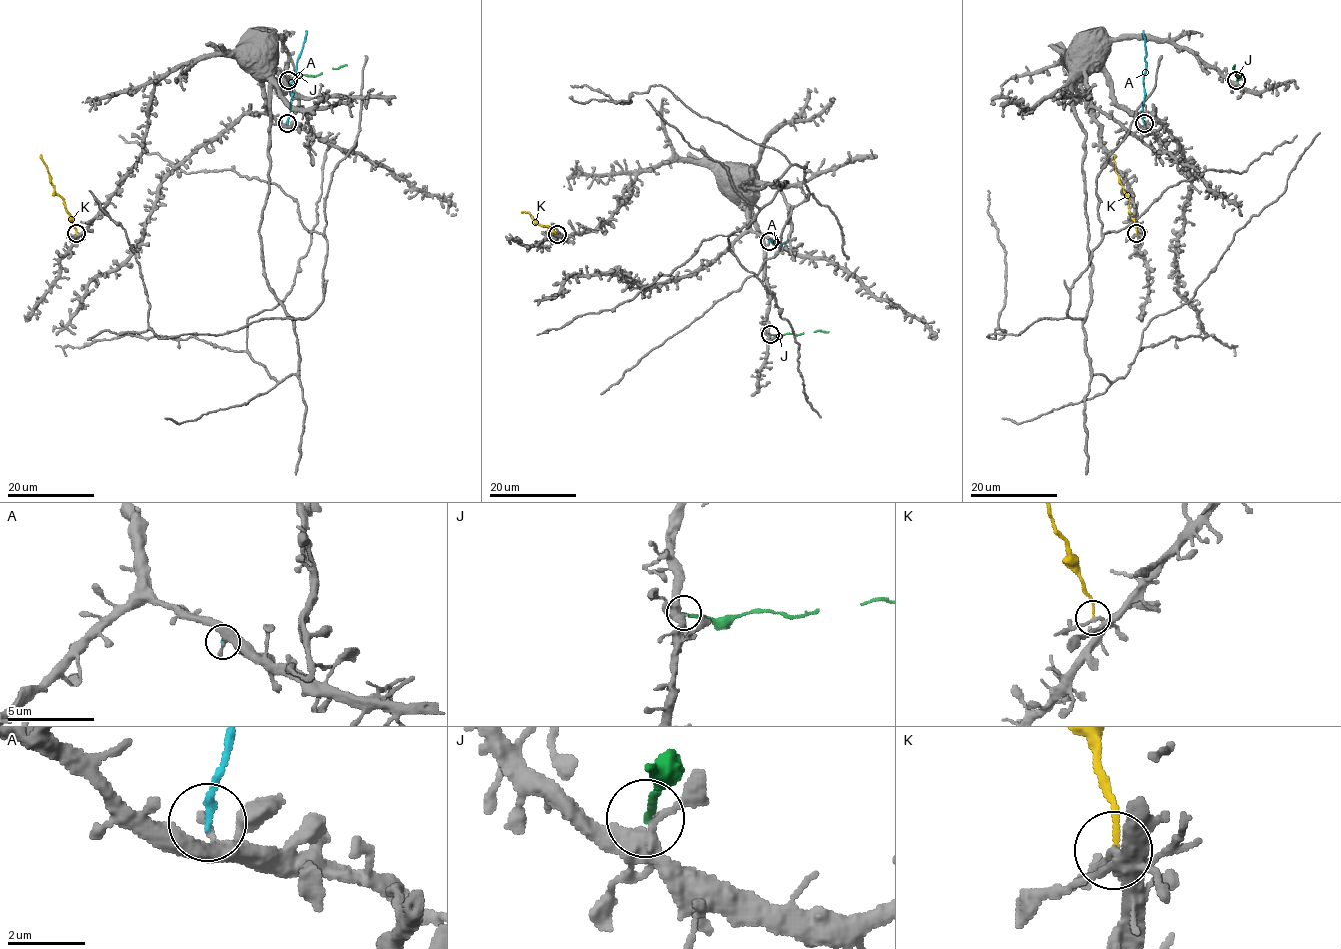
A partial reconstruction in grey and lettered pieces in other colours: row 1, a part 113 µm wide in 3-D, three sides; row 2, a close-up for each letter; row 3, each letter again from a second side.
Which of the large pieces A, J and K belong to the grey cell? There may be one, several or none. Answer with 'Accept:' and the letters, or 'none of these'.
Accept: none of these

